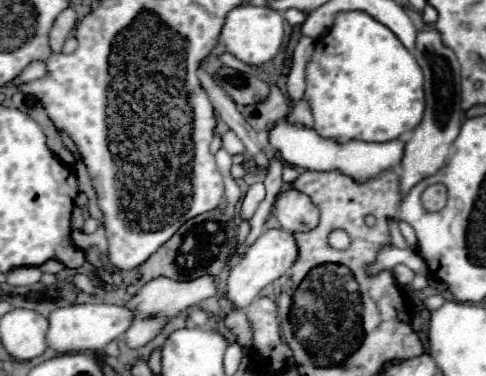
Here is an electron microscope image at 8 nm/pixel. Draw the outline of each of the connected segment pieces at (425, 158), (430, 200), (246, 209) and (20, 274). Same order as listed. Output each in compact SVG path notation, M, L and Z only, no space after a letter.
M436 28L422 30L416 38L416 46L412 50L414 58L418 60L422 72L424 72L424 92L426 92L426 112L418 128L412 132L412 138L404 146L402 156L402 196L410 192L412 186L416 186L420 180L436 174L450 156L450 146L456 140L464 112L460 108L460 64L456 60L454 50L444 46L442 36Z
M434 184L434 186L428 186L422 194L422 206L428 210L428 212L438 212L446 206L446 200L448 200L448 190L446 186L442 184Z
M264 182L252 184L250 190L248 190L248 194L242 198L242 208L240 208L240 214L238 214L238 216L244 218L244 220L252 218L252 214L256 212L256 208L258 208L258 204L264 200L264 196L266 196Z
M22 266L22 268L10 270L6 276L8 276L8 284L12 286L30 286L40 280L42 272L36 266Z

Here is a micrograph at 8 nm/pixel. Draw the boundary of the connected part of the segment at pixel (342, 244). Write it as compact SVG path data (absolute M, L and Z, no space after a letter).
M334 230L332 234L330 234L330 246L332 248L338 248L338 250L344 250L344 248L348 248L348 244L350 244L350 238L348 238L348 234L346 232L342 232L342 230Z

